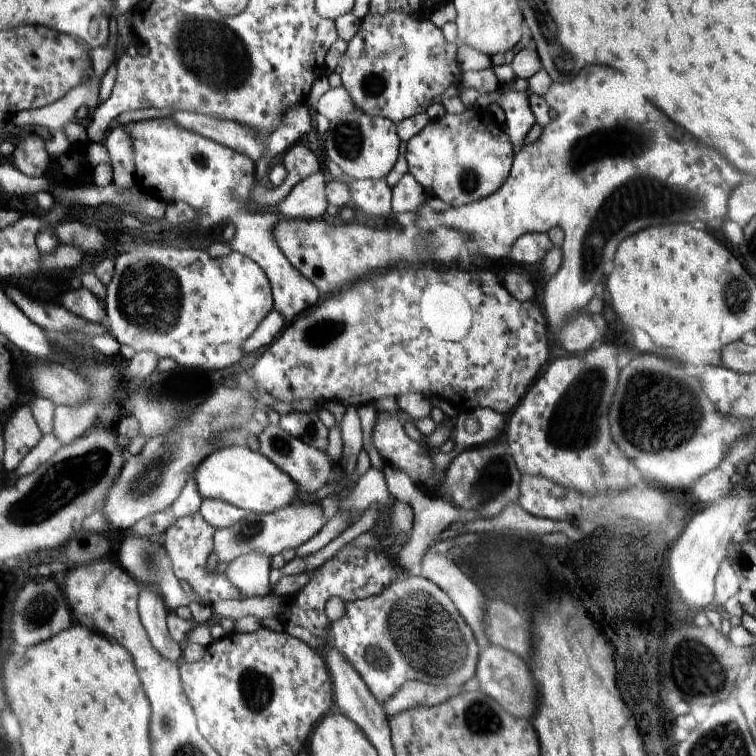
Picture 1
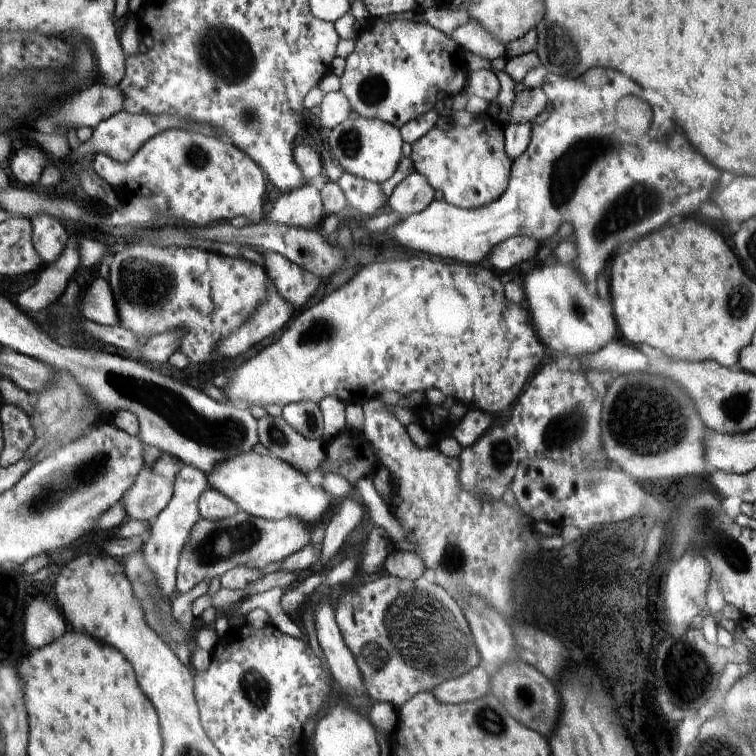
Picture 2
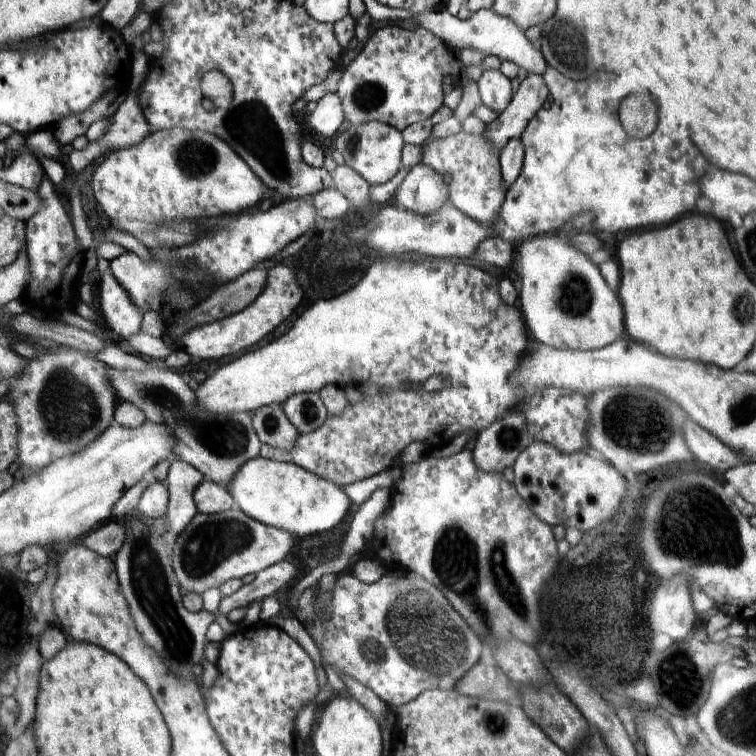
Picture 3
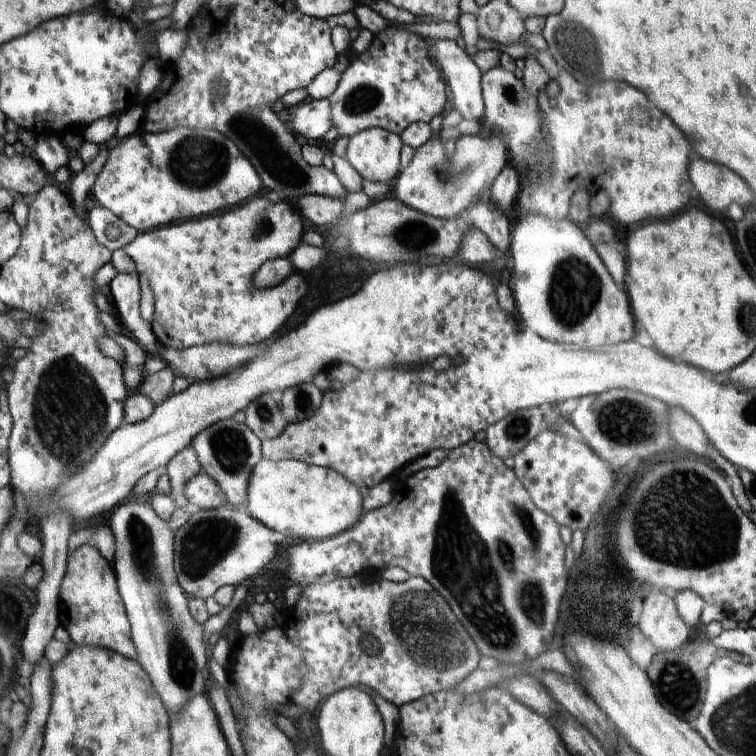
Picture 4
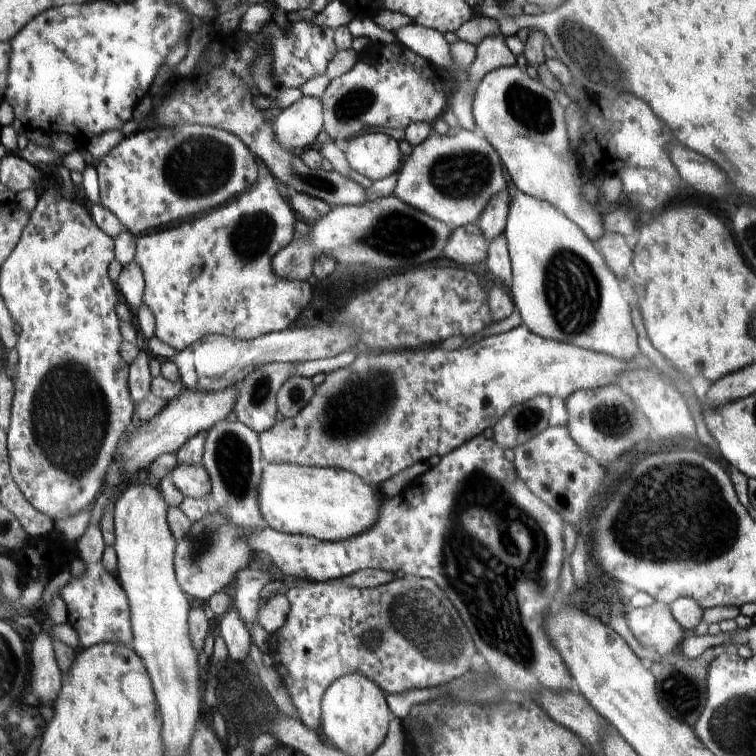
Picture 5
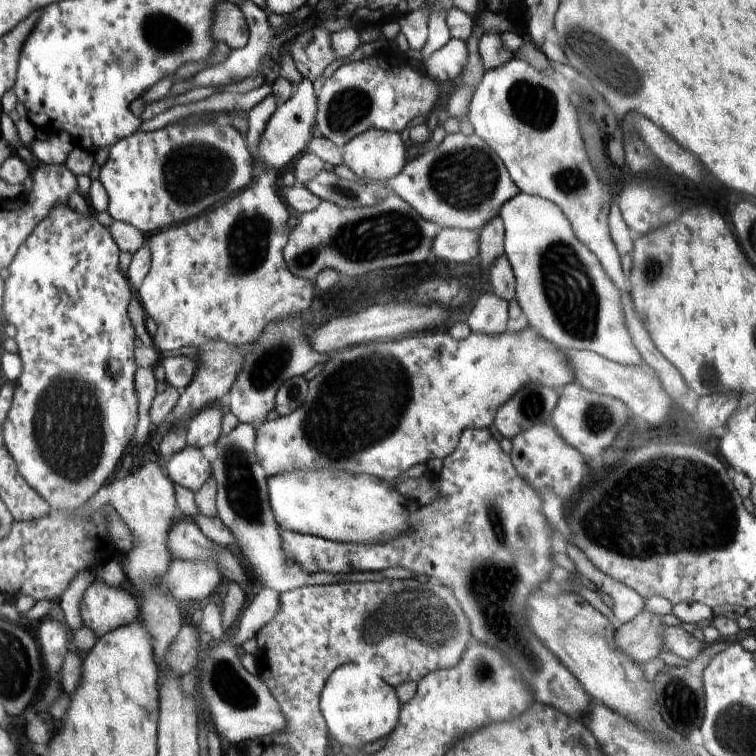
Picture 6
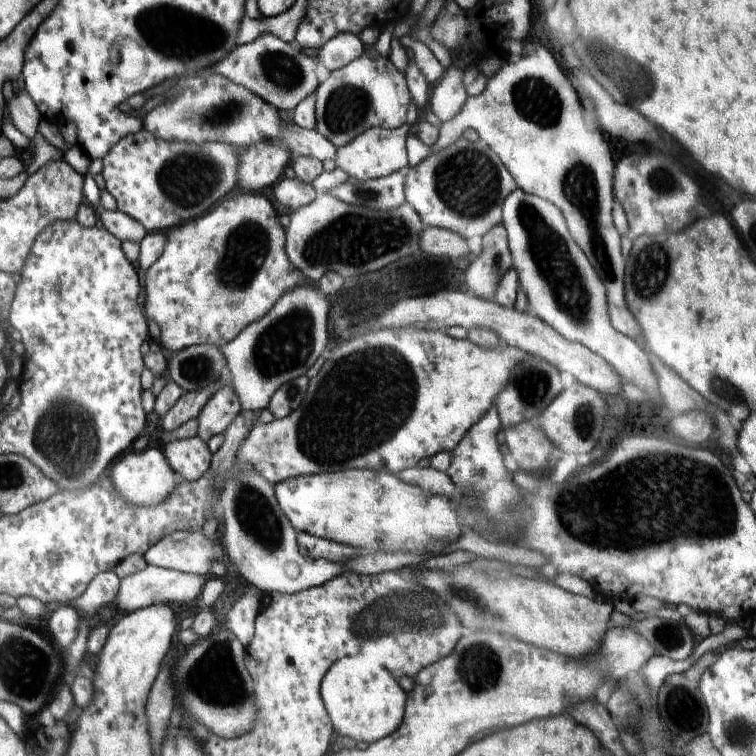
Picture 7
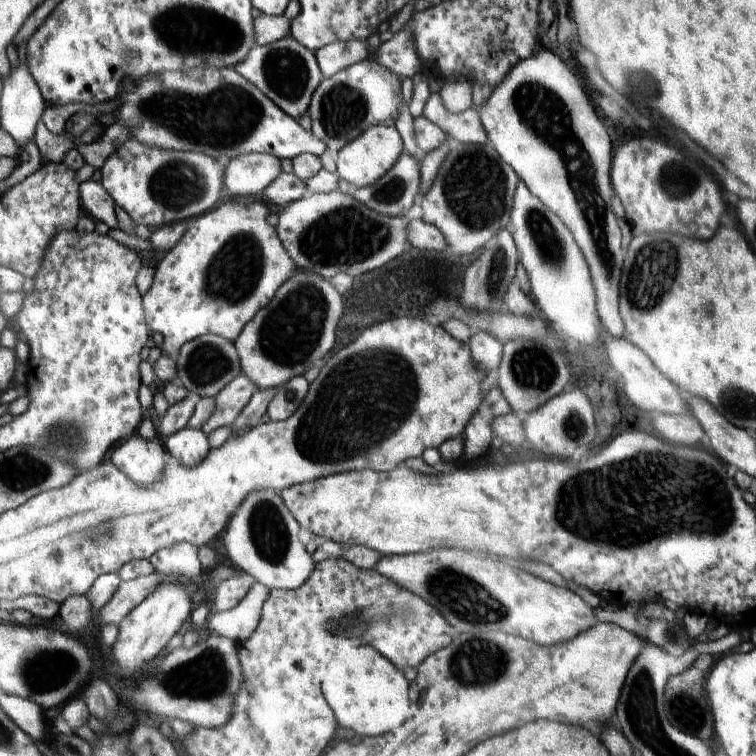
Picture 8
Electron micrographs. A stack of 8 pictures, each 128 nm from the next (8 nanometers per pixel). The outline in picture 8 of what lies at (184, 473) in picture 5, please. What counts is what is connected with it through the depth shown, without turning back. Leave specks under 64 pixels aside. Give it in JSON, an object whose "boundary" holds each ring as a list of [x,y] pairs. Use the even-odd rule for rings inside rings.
{"boundary":[[[189,426],[169,437],[166,448],[170,457],[174,457],[176,461],[188,468],[194,468],[201,463],[211,451],[208,436],[200,429],[192,429]]]}

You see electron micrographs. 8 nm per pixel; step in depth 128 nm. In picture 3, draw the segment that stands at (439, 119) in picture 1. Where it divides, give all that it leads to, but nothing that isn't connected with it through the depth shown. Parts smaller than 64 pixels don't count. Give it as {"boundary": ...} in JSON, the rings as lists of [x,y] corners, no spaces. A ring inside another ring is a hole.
{"boundary":[[[463,129],[445,138],[430,136],[422,144],[421,163],[445,176],[450,186],[450,202],[460,212],[491,227],[498,222],[506,200],[508,186],[503,182],[499,150],[483,134],[466,133]]]}

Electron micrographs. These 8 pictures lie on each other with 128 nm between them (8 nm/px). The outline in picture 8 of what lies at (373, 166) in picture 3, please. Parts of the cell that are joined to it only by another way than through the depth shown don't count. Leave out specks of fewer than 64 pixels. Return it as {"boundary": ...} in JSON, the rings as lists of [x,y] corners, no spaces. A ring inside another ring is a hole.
{"boundary":[[[375,125],[368,127],[358,139],[348,143],[346,147],[337,152],[335,156],[337,173],[354,189],[375,183],[402,158],[402,150],[405,148],[406,146],[402,146],[400,134],[395,126]]]}

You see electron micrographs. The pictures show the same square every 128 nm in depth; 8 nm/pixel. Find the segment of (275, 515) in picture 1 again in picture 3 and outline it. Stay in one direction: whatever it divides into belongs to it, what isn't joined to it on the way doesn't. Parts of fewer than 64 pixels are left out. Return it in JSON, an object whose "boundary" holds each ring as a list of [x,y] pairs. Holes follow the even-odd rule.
{"boundary":[[[237,503],[227,511],[205,515],[196,513],[190,524],[176,537],[172,552],[178,583],[185,593],[198,593],[212,587],[219,588],[230,579],[246,574],[258,574],[292,550],[294,538],[291,532],[266,526],[249,517]]]}

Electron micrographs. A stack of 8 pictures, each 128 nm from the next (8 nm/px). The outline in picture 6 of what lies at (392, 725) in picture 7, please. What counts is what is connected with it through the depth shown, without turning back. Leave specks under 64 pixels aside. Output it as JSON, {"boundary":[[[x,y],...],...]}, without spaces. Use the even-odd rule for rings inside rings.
{"boundary":[[[344,664],[328,688],[323,689],[322,708],[328,732],[341,746],[350,746],[357,751],[365,744],[388,737],[399,723],[401,710],[399,694],[390,682],[384,680],[375,669],[360,667],[358,664]]]}

